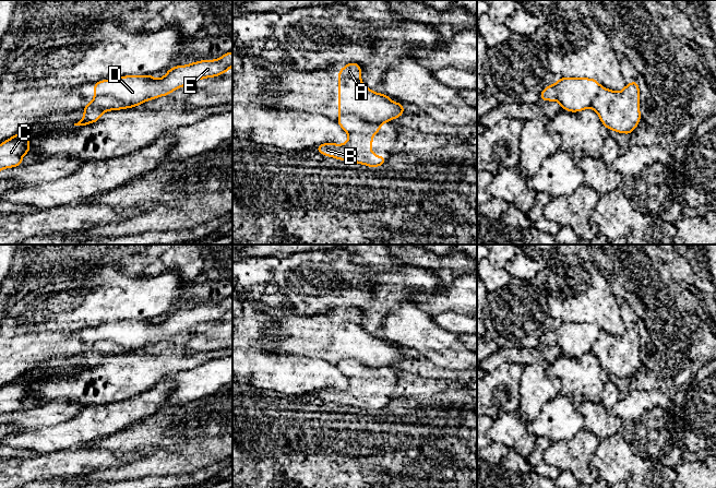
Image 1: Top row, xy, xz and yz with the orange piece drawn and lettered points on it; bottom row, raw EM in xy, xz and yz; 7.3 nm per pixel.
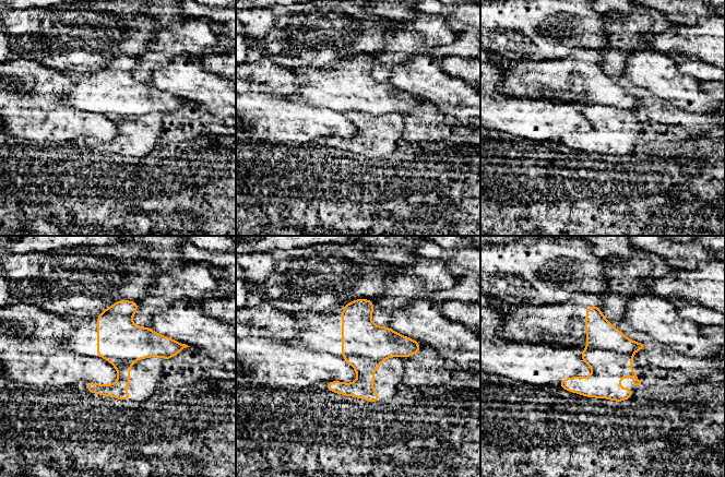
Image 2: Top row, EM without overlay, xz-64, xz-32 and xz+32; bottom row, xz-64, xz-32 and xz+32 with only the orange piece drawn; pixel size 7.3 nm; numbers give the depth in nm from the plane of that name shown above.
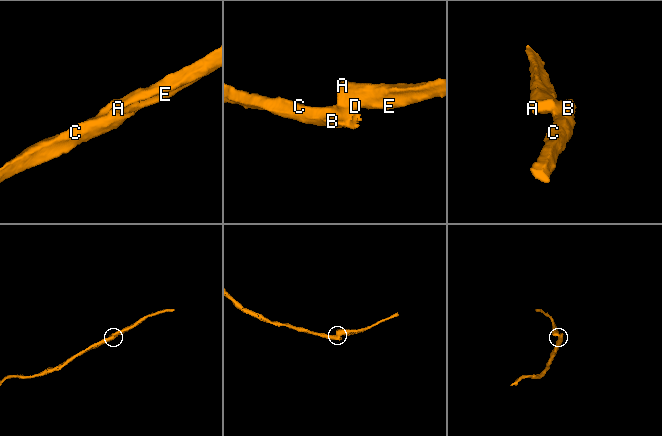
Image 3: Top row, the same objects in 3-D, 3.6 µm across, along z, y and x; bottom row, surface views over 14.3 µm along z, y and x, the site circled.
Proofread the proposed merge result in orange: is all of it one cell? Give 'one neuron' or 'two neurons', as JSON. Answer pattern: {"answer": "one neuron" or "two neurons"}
{"answer": "two neurons"}

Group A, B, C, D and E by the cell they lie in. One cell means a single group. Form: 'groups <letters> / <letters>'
groups A D E / B C

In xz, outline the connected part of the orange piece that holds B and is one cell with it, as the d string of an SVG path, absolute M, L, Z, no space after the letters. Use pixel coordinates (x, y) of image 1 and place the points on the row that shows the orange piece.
M355 116L338 117L336 121L348 133L348 141L344 144L319 144L315 148L320 154L373 168L386 163L386 157L377 156L371 151L371 144L374 142L372 135L380 132L384 122L371 122Z

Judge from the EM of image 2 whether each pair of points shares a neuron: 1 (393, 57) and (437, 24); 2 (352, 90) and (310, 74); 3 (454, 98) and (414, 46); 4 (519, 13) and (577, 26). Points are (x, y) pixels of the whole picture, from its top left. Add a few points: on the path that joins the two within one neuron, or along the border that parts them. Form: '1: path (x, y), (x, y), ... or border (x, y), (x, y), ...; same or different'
1: path (404, 46), (414, 36), (426, 32); same
2: path (342, 87), (325, 87), (320, 82); same
3: border (407, 54), (425, 55); different
4: path (533, 25), (562, 26); same

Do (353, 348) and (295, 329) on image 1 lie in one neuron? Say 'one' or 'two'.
one

